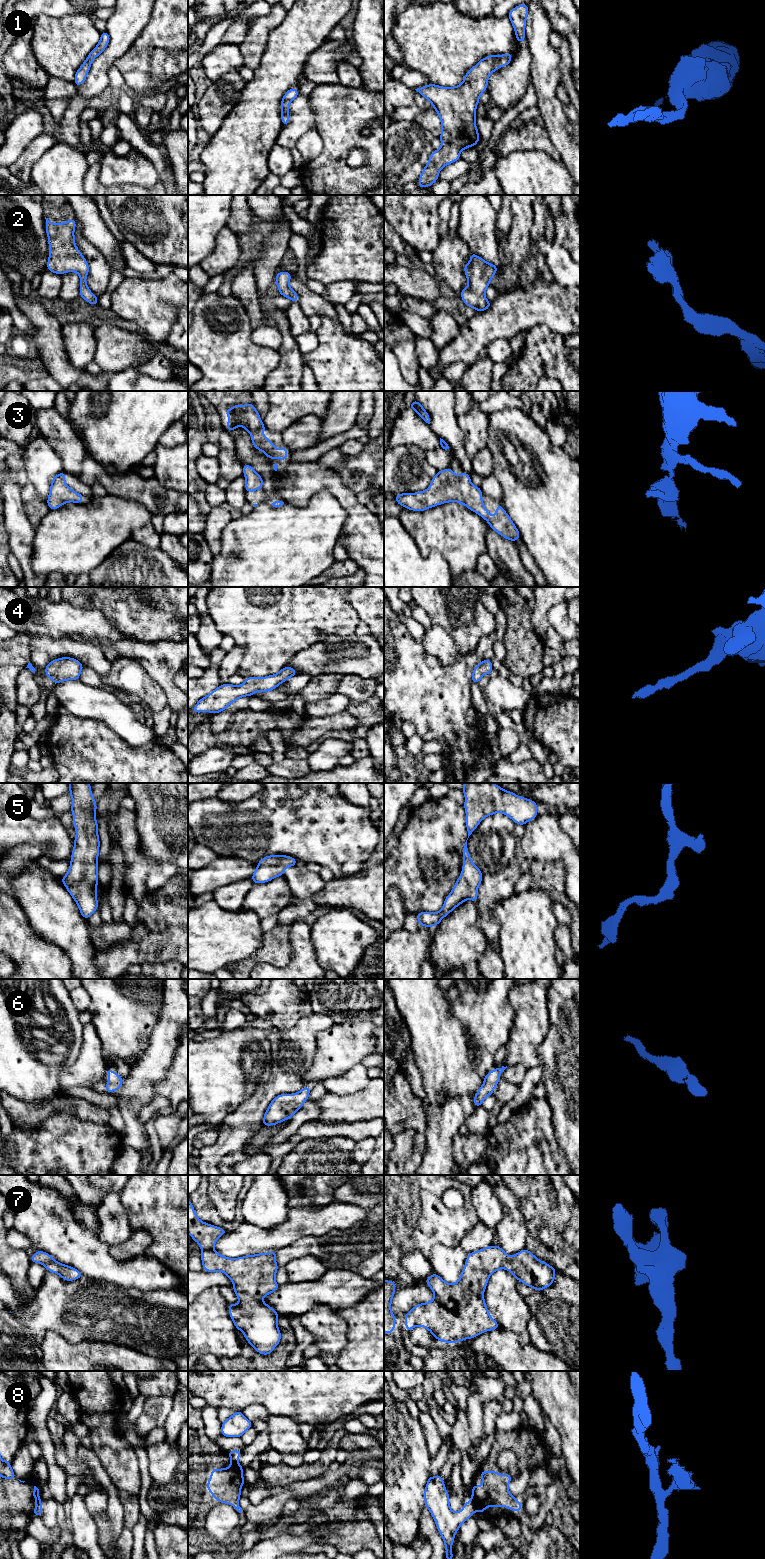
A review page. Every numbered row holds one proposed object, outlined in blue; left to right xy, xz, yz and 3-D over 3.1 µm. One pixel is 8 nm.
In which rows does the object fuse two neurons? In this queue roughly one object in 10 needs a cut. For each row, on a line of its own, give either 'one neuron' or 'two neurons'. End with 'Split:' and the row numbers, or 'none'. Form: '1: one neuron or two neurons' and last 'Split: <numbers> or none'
1: one neuron
2: one neuron
3: one neuron
4: one neuron
5: one neuron
6: one neuron
7: one neuron
8: two neurons
Split: 8

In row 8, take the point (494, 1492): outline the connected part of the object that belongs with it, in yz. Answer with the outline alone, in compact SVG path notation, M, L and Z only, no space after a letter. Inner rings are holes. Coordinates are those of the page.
M480 1471L482 1486L472 1487L470 1504L475 1512L485 1512L486 1507L508 1507L511 1511L522 1511L522 1504L512 1496L508 1484L510 1474L499 1474L496 1471Z

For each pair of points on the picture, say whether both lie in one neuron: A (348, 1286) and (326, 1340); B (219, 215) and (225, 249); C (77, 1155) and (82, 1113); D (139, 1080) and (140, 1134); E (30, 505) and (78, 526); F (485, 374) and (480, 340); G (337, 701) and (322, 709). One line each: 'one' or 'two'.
A: two
B: two
C: two
D: one
E: two
F: two
G: one

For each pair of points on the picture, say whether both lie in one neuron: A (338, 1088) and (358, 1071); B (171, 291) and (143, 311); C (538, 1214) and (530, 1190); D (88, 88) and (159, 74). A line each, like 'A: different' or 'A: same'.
A: same
B: same
C: same
D: different

